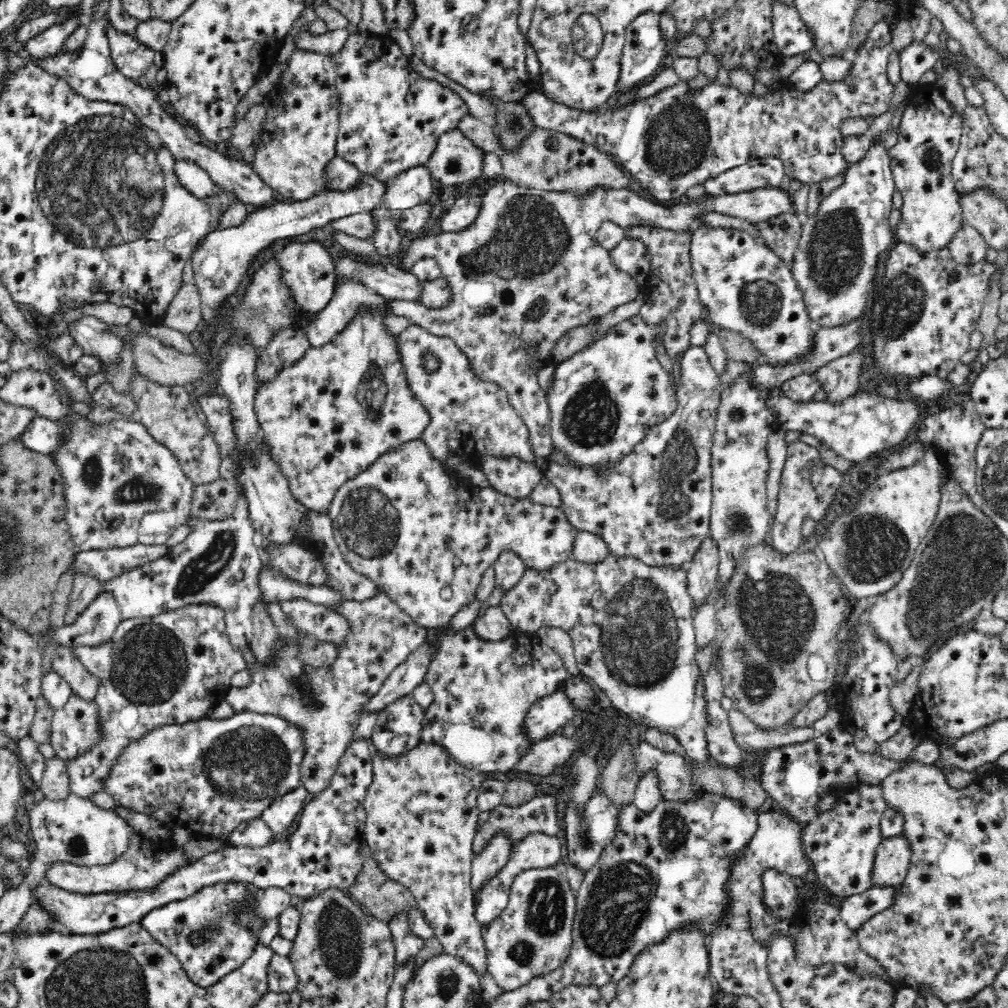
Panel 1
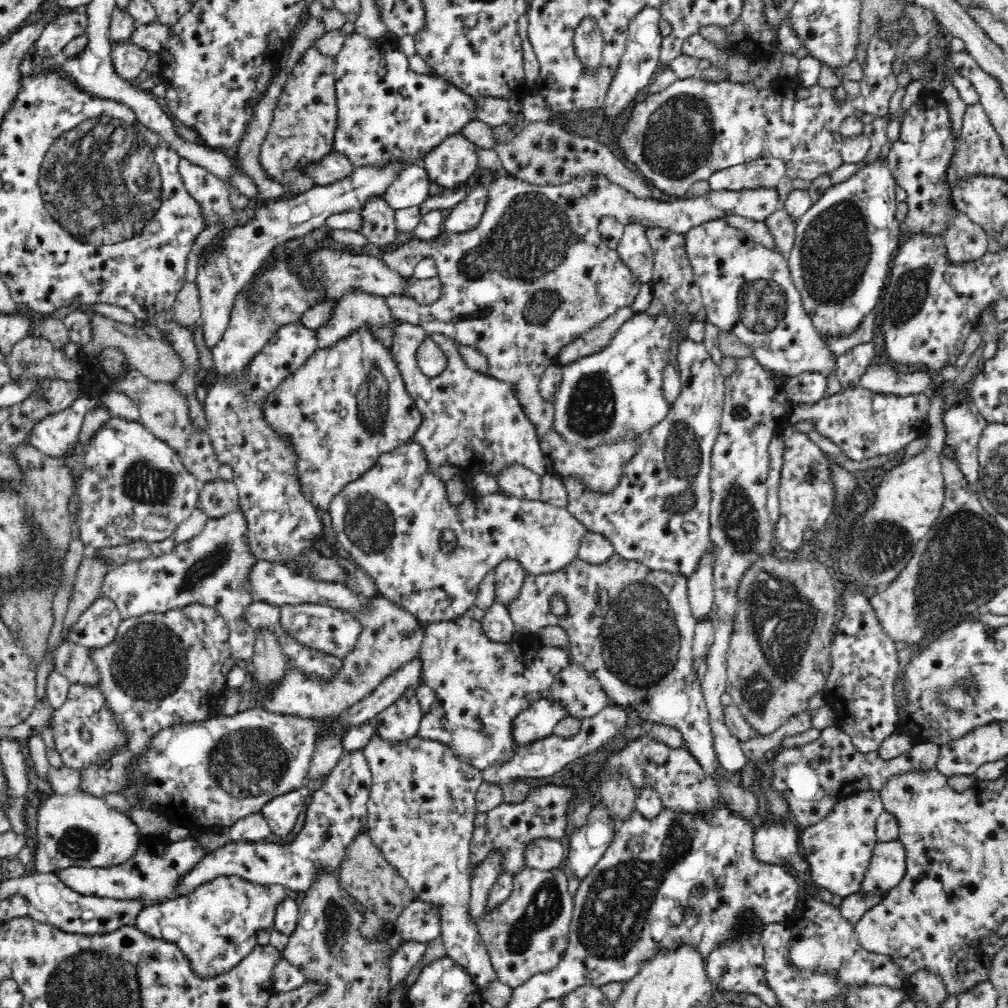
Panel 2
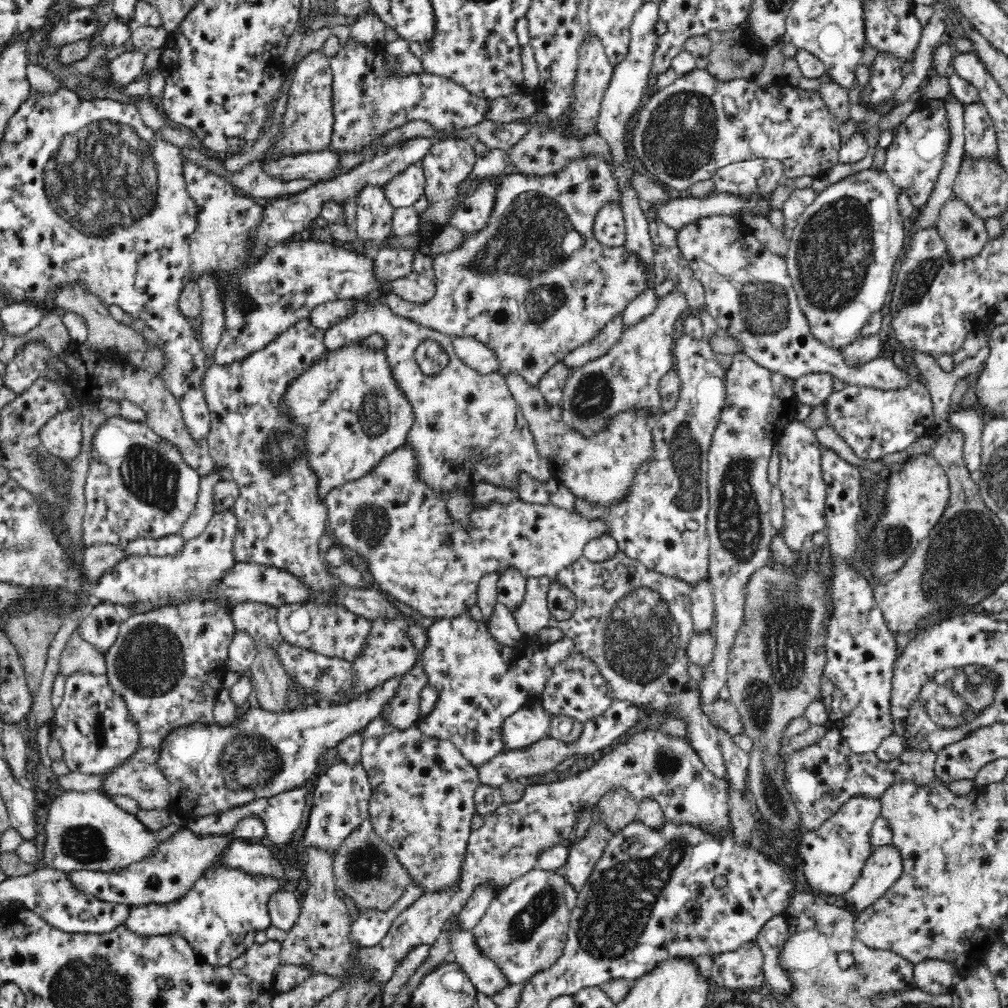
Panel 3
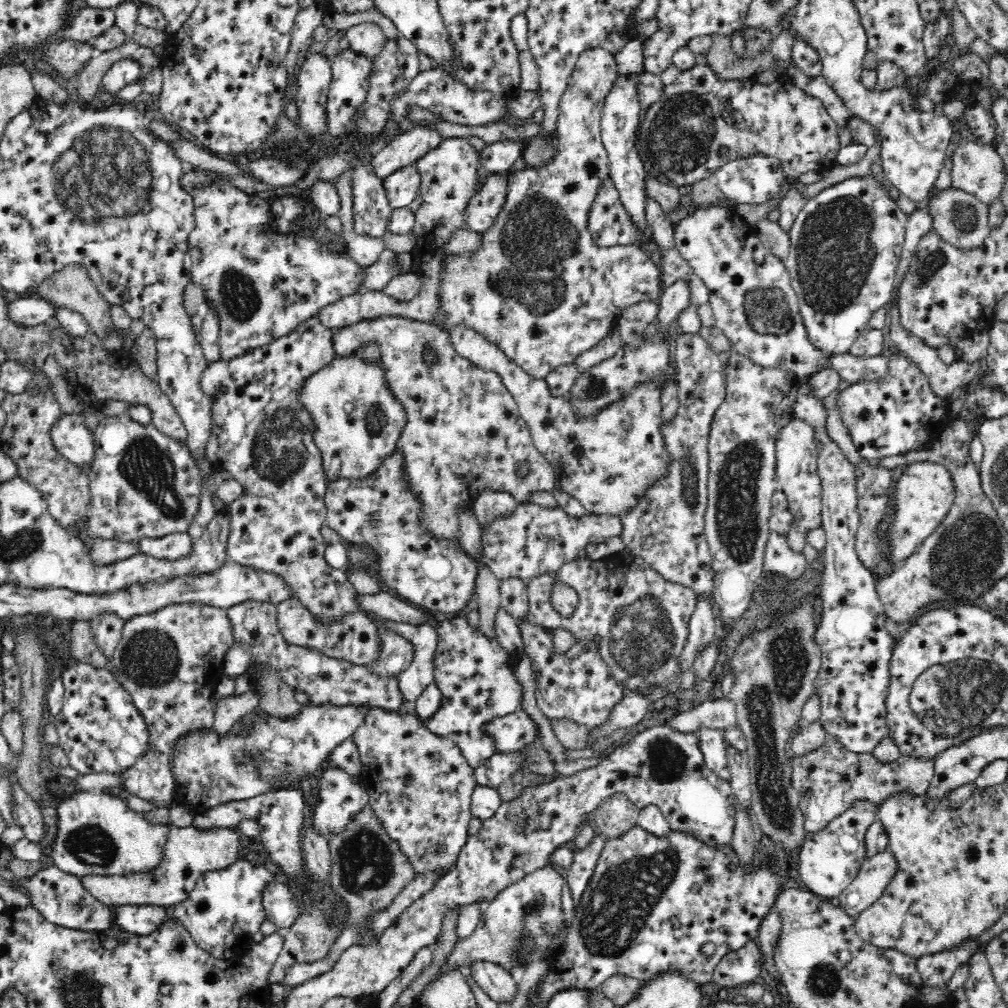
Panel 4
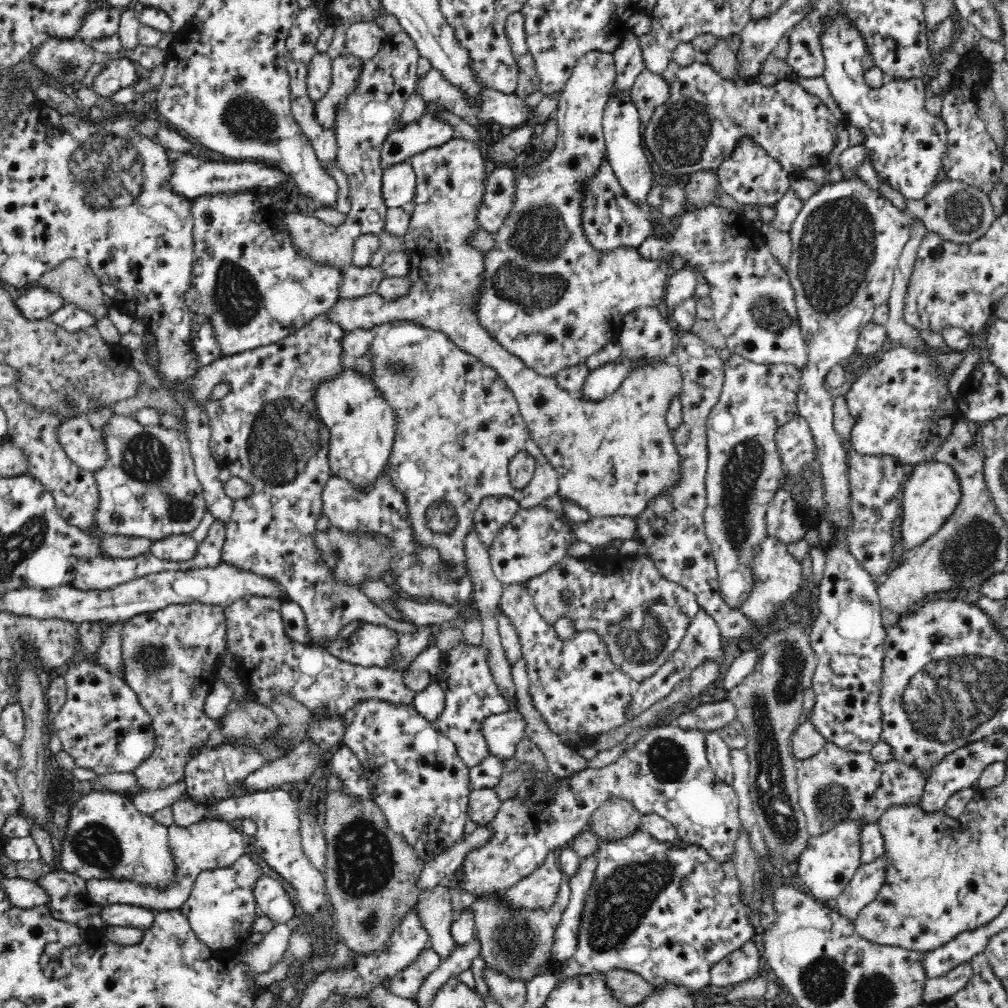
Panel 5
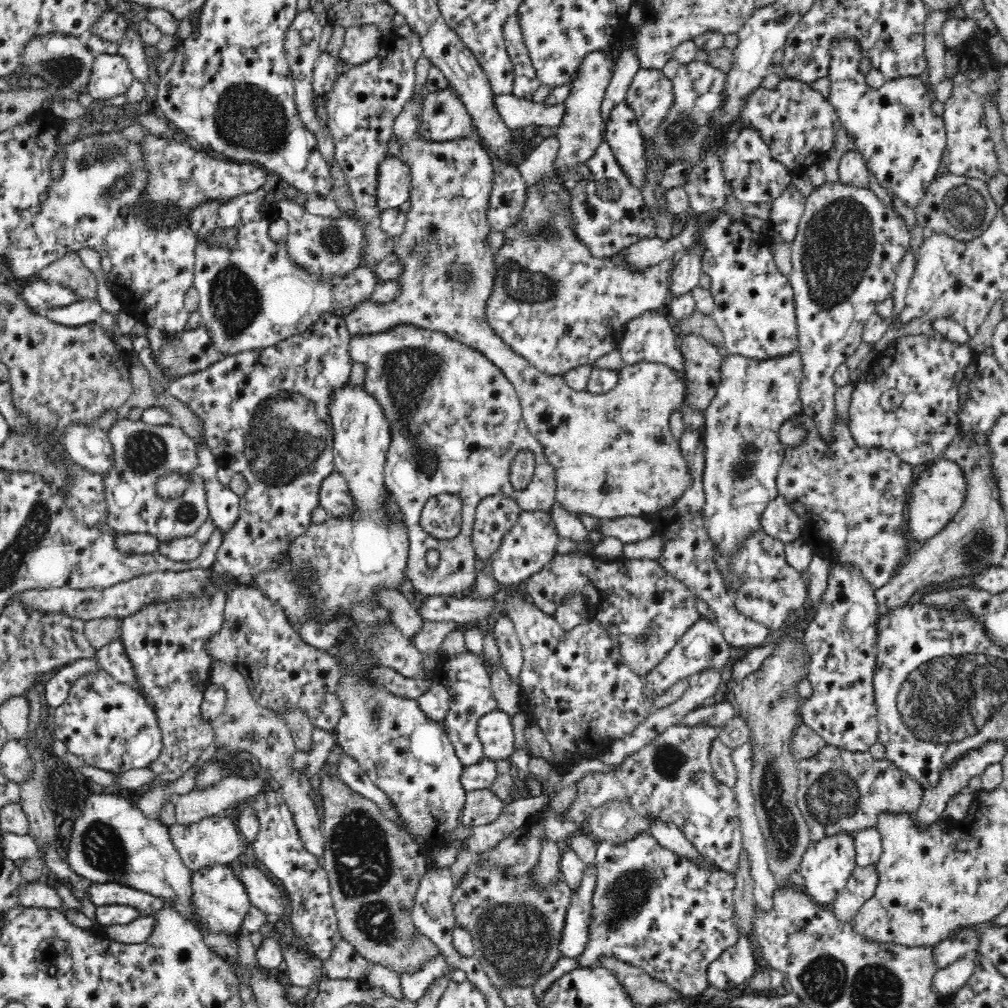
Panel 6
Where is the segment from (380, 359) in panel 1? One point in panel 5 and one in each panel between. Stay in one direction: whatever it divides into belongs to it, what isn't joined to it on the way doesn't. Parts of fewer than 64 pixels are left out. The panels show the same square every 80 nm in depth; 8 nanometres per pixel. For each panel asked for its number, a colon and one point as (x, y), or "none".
2: (345, 408)
3: (354, 415)
4: (358, 422)
5: (362, 426)

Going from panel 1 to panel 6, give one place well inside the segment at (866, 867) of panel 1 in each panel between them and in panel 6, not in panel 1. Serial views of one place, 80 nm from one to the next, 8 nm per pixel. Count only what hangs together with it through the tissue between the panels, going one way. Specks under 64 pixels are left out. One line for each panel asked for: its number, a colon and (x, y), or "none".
2: (838, 849)
3: (833, 856)
4: (829, 860)
5: (825, 867)
6: (826, 867)

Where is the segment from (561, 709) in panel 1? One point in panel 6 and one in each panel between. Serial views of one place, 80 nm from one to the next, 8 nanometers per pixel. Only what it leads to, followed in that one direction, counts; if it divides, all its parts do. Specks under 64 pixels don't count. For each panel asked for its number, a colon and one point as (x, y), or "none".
2: (536, 722)
3: (529, 725)
4: (510, 732)
5: (501, 731)
6: (494, 730)

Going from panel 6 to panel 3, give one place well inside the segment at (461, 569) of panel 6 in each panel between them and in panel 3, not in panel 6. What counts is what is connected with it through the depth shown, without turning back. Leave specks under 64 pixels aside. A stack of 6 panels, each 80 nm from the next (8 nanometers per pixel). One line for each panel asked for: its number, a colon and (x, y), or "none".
3: (468, 430)
4: (463, 436)
5: (458, 424)

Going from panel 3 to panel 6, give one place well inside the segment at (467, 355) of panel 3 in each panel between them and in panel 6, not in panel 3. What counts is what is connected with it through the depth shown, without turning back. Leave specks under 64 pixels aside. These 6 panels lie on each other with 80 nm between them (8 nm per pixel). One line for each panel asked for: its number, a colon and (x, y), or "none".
4: (610, 461)
5: (614, 456)
6: (614, 456)

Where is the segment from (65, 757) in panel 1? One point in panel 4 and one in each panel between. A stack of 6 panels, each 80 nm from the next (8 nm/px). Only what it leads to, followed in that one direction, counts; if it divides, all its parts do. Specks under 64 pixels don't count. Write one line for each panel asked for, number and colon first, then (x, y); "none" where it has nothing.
2: (86, 731)
3: (94, 726)
4: (101, 730)

